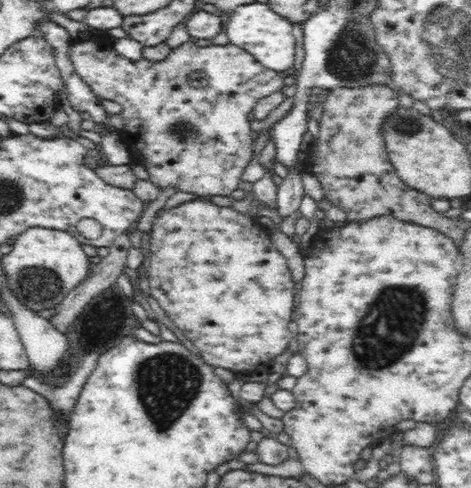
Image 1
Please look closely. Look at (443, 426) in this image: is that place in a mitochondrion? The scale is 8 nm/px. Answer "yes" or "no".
no

